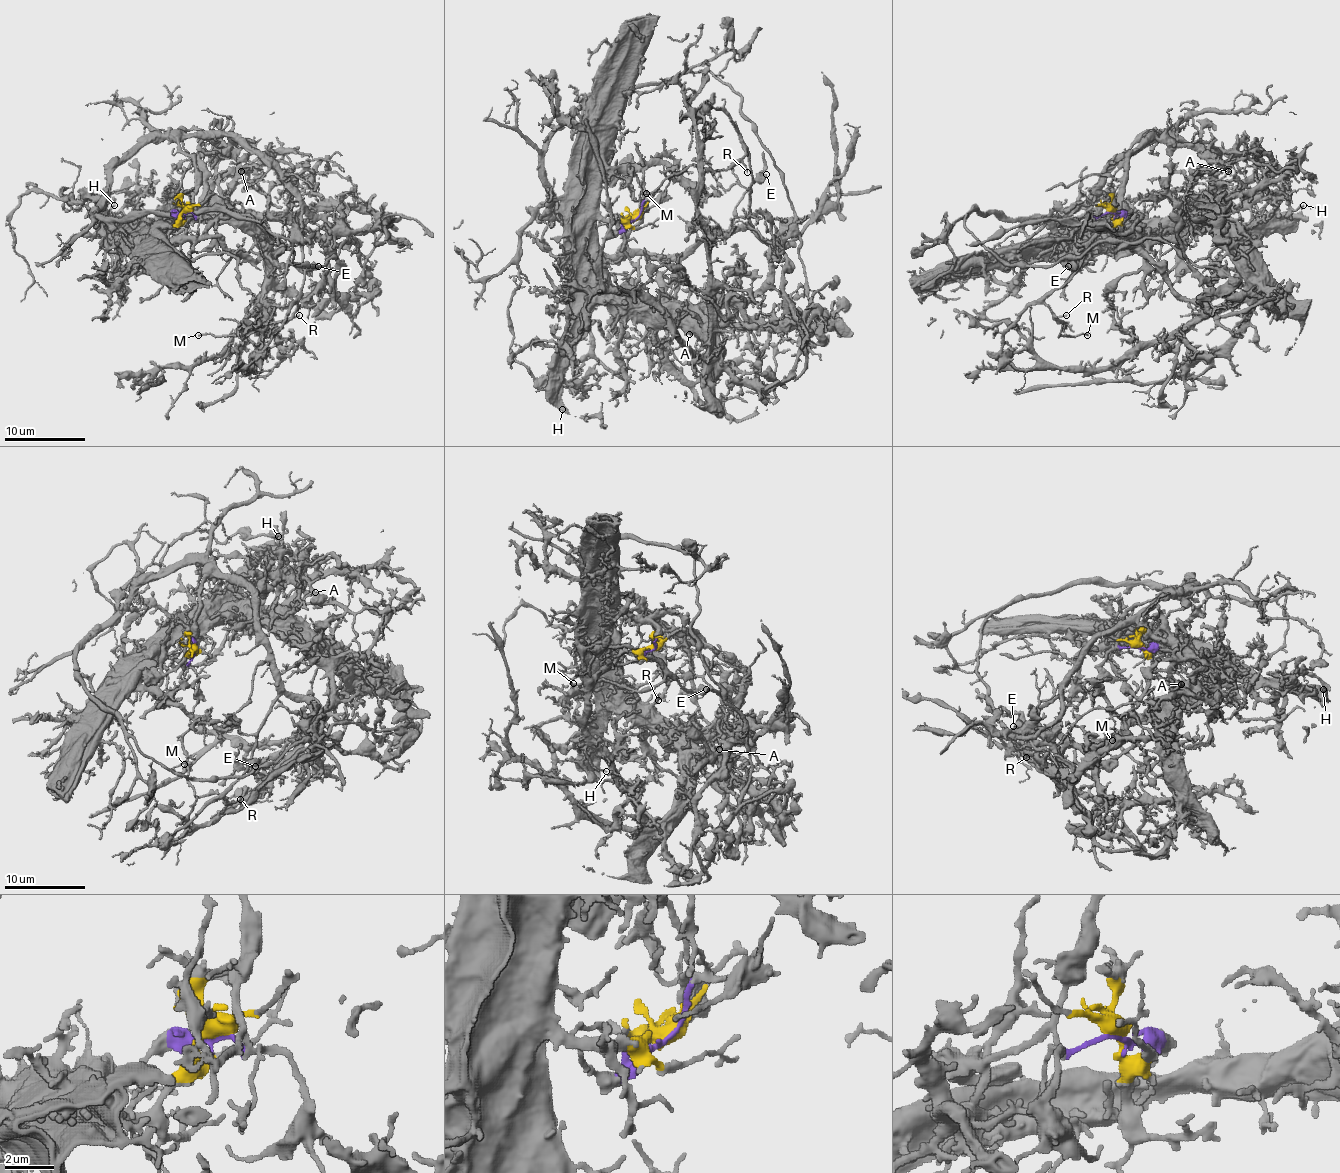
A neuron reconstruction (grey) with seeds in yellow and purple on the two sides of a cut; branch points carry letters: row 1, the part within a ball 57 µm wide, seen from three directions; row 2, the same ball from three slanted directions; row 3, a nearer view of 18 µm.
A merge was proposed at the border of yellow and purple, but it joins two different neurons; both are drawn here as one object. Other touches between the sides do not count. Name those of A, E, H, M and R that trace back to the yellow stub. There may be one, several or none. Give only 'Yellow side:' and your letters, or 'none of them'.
Yellow side: A, H

